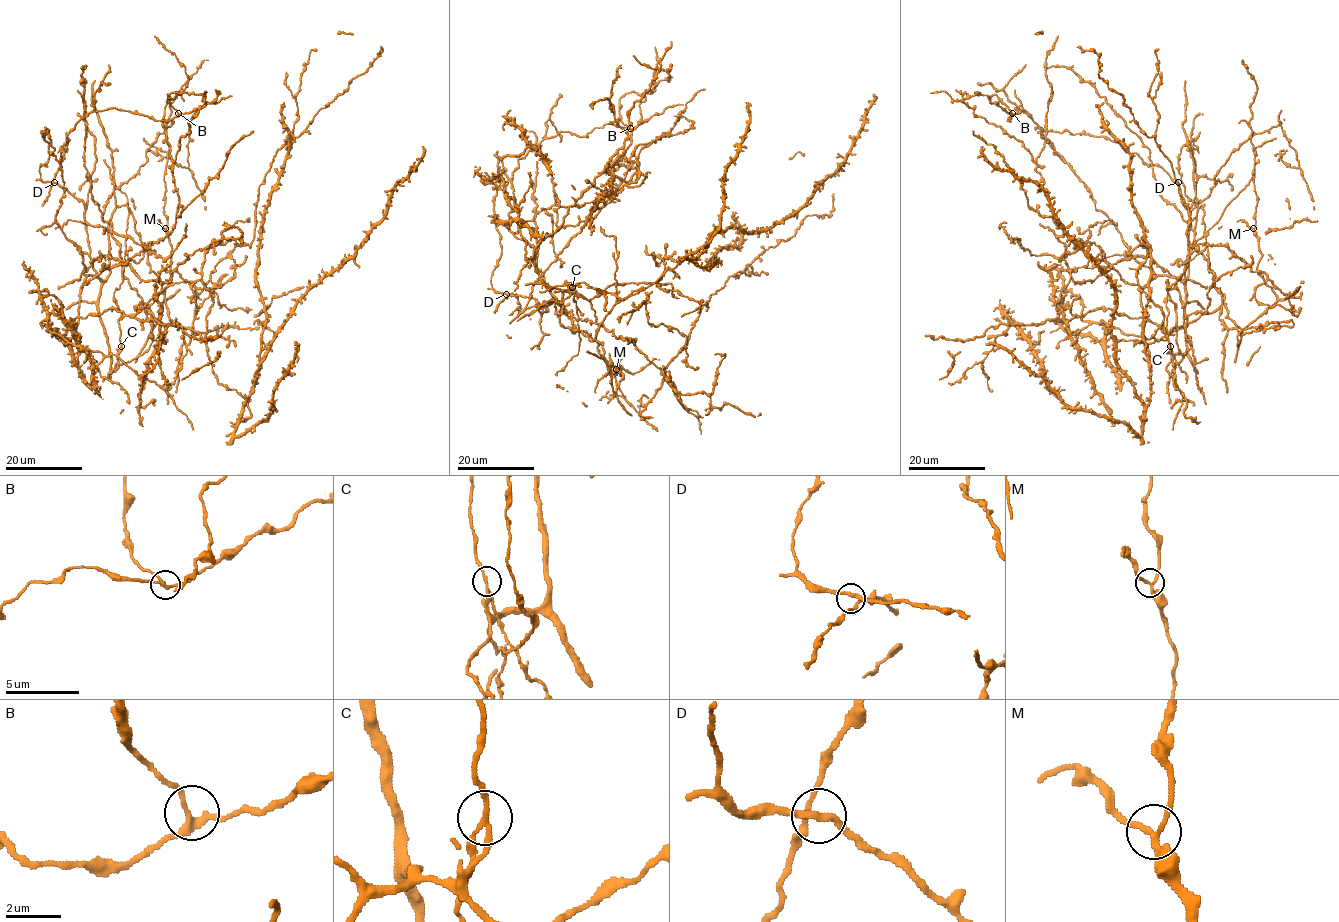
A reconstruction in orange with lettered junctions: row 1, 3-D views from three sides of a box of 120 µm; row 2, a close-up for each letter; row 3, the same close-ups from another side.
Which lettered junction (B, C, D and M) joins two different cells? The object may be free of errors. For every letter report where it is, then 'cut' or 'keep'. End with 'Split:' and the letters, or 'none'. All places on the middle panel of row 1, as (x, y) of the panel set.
B: place (630, 128); keep
C: place (572, 287); cut
D: place (506, 294); keep
M: place (616, 369); keep
Split: C

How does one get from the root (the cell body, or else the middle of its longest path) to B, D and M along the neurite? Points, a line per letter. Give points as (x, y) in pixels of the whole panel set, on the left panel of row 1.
B: (215, 292), (259, 326), (174, 324), (125, 205), (105, 280), (55, 218), (81, 119), (178, 113)
D: (215, 292), (259, 326), (174, 324), (125, 205), (110, 221), (101, 280), (85, 205), (54, 182)
M: (215, 292), (259, 326), (174, 324), (132, 212), (119, 205), (108, 234), (151, 327), (170, 275), (165, 228)

